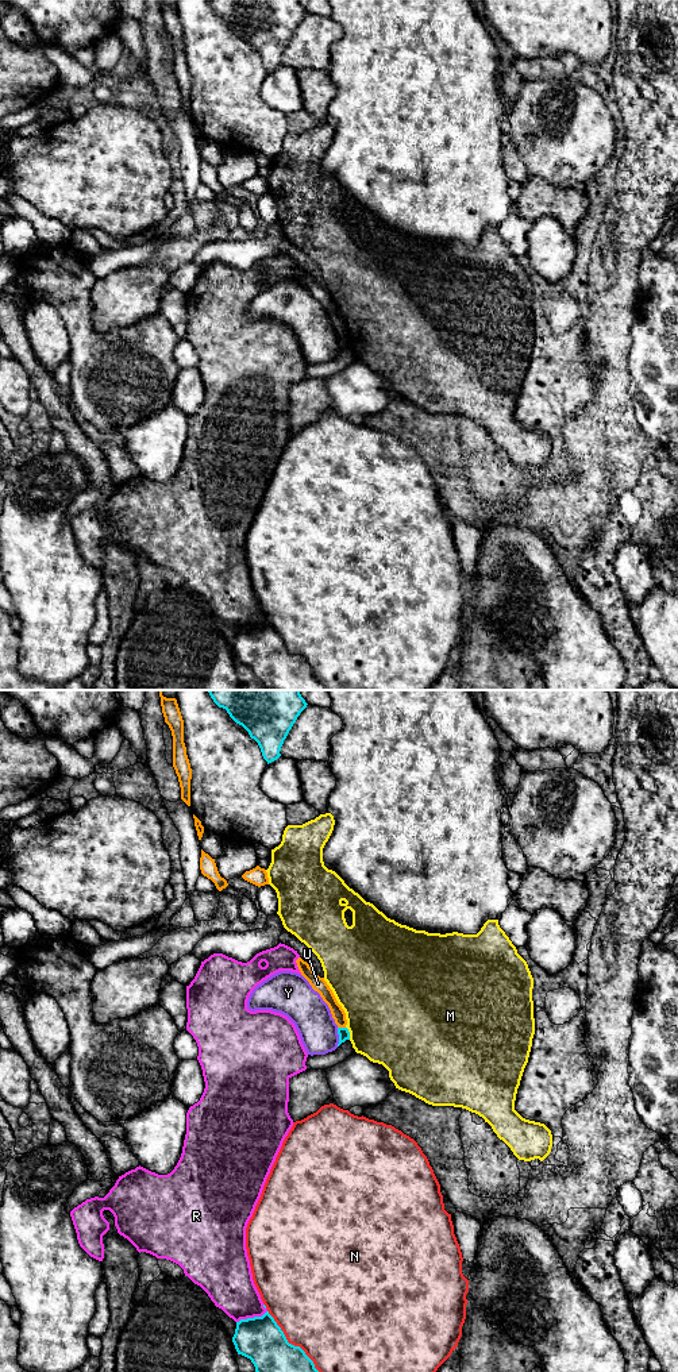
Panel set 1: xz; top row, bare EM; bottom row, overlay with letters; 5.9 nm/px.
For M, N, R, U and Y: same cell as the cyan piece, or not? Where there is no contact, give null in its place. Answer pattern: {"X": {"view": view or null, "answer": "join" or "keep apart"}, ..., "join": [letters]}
{"M": {"view": "xz", "answer": "keep apart"}, "N": {"view": "xz", "answer": "keep apart"}, "R": {"view": "xz", "answer": "keep apart"}, "U": {"view": "xz", "answer": "keep apart"}, "Y": {"view": "xz", "answer": "keep apart"}, "join": []}

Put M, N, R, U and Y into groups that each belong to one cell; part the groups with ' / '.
M / N / R / U / Y

